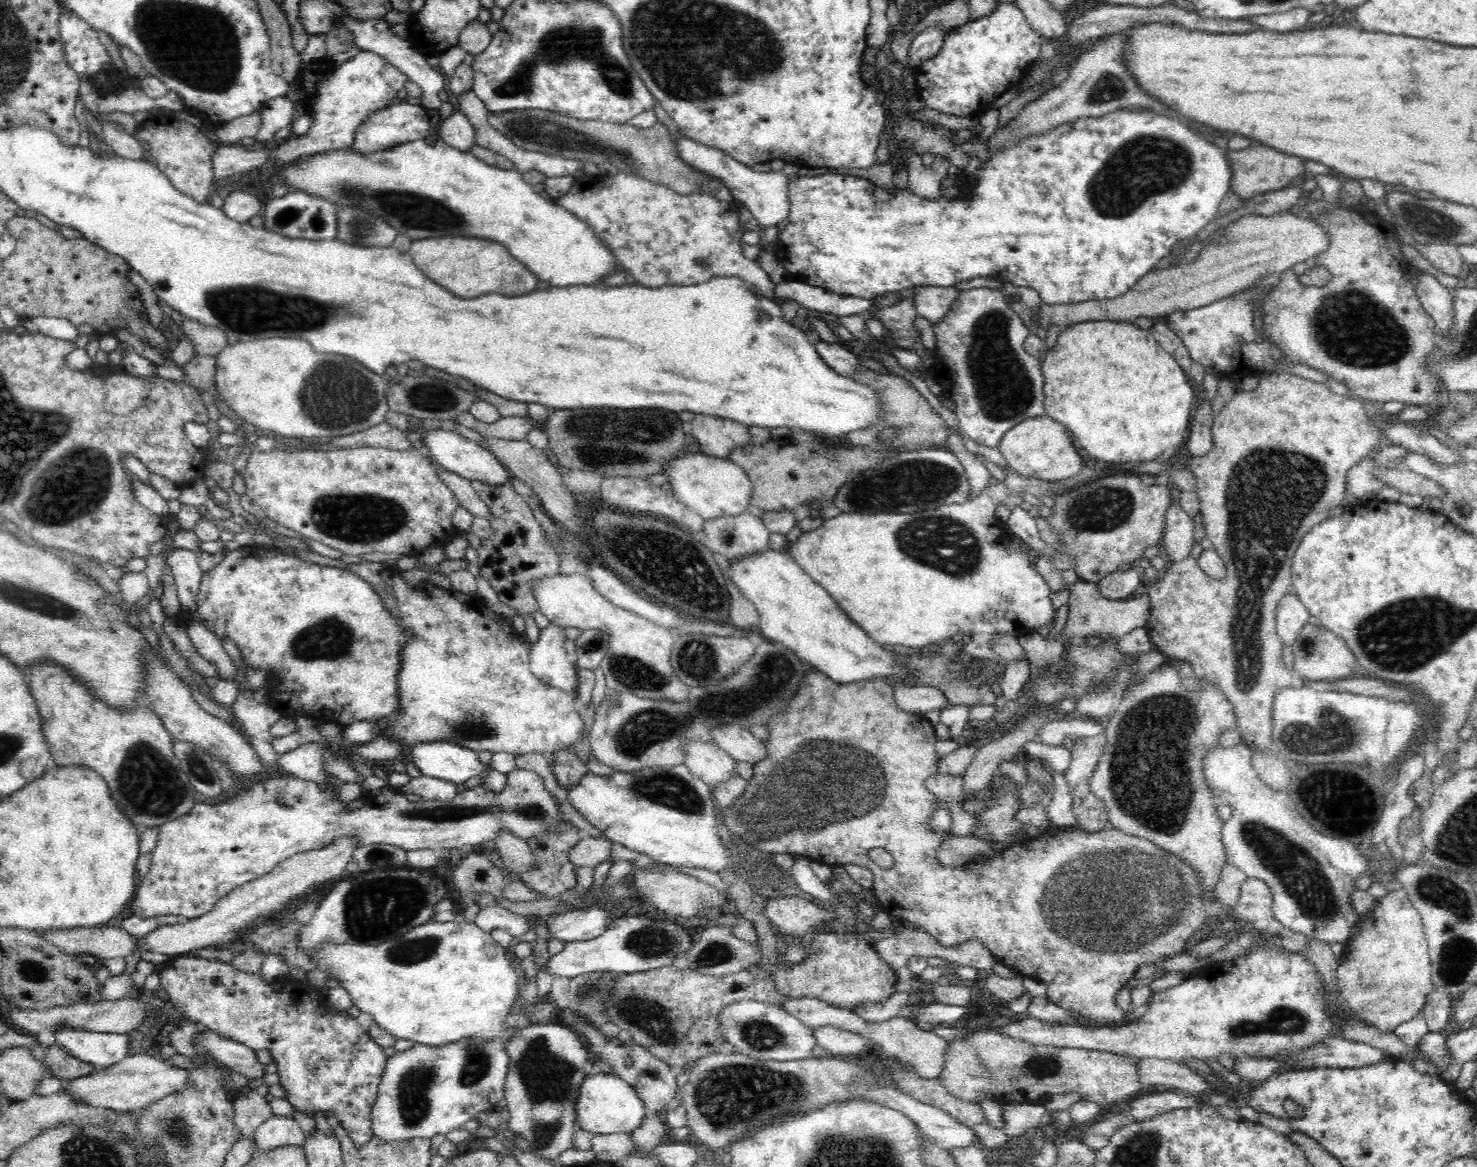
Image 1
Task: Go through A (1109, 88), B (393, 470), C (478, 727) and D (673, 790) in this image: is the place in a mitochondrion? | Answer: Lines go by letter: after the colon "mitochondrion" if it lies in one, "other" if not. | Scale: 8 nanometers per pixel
A: mitochondrion
B: other
C: mitochondrion
D: mitochondrion

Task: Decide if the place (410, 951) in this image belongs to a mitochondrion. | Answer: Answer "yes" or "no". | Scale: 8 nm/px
yes

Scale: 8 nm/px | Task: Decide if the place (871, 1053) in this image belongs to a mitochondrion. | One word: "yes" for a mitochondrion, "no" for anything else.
no

